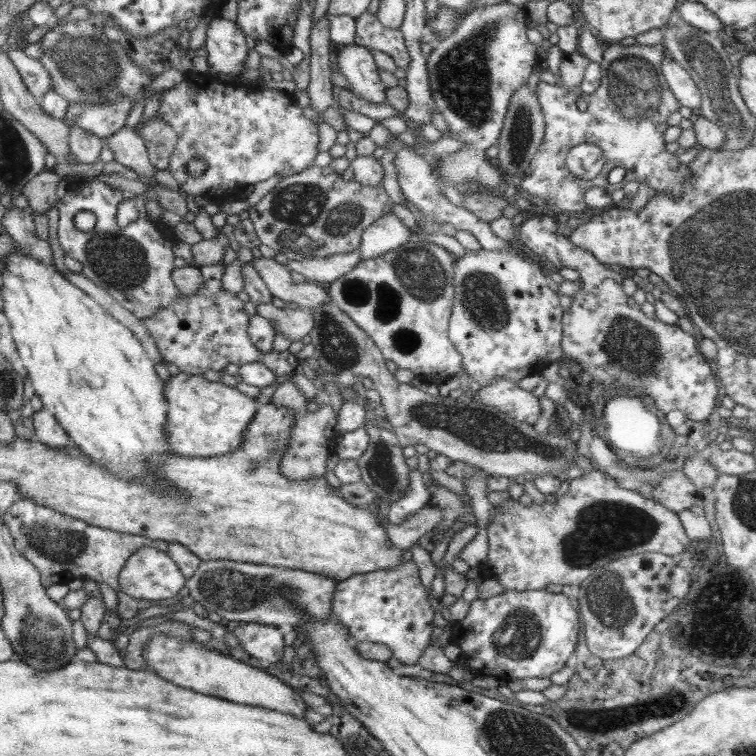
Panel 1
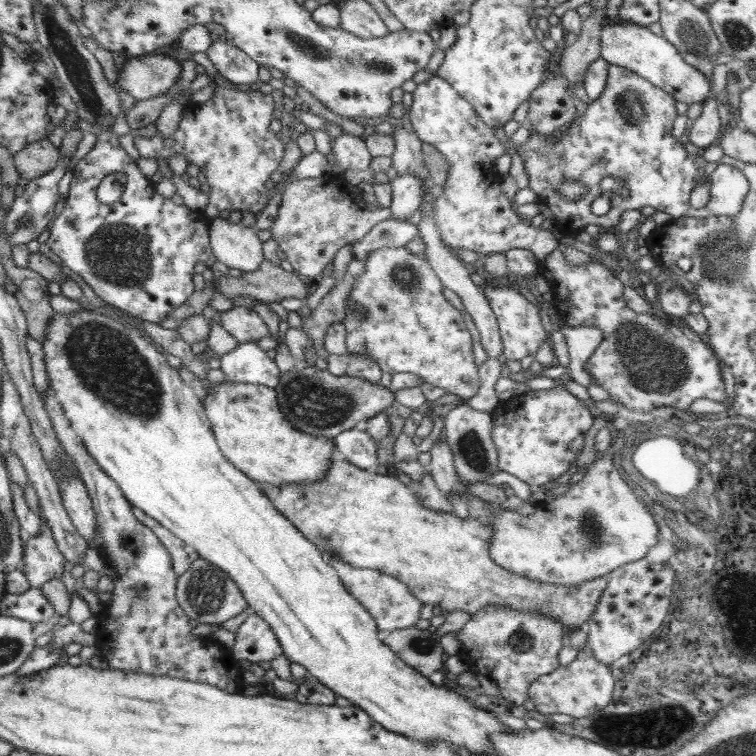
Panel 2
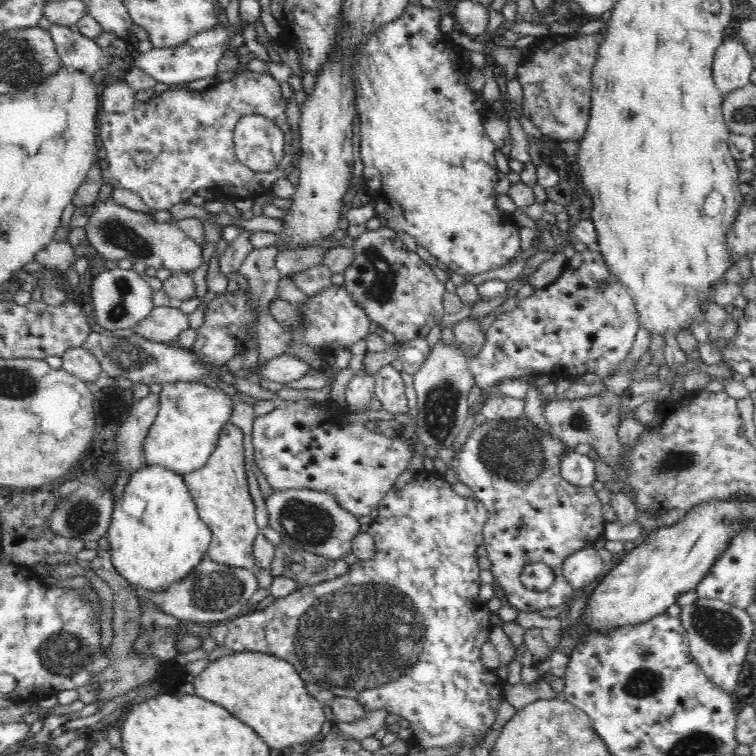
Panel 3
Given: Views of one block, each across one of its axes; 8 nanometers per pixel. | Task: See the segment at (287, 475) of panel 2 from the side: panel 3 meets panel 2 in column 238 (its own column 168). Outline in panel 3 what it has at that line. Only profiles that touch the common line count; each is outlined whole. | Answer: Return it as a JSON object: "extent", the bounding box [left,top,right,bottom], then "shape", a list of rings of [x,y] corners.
{"extent":[143,382,236,474],"shape":[[[168,382],[159,393],[159,411],[151,424],[143,444],[146,466],[161,466],[178,474],[188,474],[202,468],[217,447],[221,428],[230,422],[232,407],[236,405],[232,397],[224,391],[215,391],[202,383]]]}

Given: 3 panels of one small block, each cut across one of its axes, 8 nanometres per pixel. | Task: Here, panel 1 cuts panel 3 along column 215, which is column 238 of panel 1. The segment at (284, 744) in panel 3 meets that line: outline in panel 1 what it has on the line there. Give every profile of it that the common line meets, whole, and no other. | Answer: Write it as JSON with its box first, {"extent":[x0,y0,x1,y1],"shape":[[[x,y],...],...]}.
{"extent":[142,634,308,718],"shape":[[[156,634],[146,642],[142,657],[146,661],[147,670],[198,693],[226,699],[242,706],[260,706],[281,714],[292,714],[297,718],[304,718],[305,710],[308,709],[304,705],[302,694],[284,684],[280,678],[268,674],[262,668],[236,660],[229,654],[196,646],[196,642],[182,642],[168,634]]]}

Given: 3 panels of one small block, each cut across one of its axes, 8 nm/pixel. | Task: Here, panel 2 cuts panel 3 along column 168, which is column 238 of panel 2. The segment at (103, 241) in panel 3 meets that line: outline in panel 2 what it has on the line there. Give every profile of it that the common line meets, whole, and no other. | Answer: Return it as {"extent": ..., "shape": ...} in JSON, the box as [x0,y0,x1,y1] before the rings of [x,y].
{"extent":[208,216,263,272],"shape":[[[215,216],[208,220],[209,242],[217,261],[230,269],[253,272],[263,260],[263,242],[256,230],[242,224],[230,224]]]}

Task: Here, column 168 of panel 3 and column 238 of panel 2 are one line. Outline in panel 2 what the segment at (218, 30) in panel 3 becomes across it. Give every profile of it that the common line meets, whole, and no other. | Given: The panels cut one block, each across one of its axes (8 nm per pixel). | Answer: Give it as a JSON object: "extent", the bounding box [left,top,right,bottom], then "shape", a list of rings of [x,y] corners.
{"extent":[205,41,261,84],"shape":[[[212,41],[205,53],[217,72],[233,84],[259,82],[258,69],[261,65],[228,41]]]}

